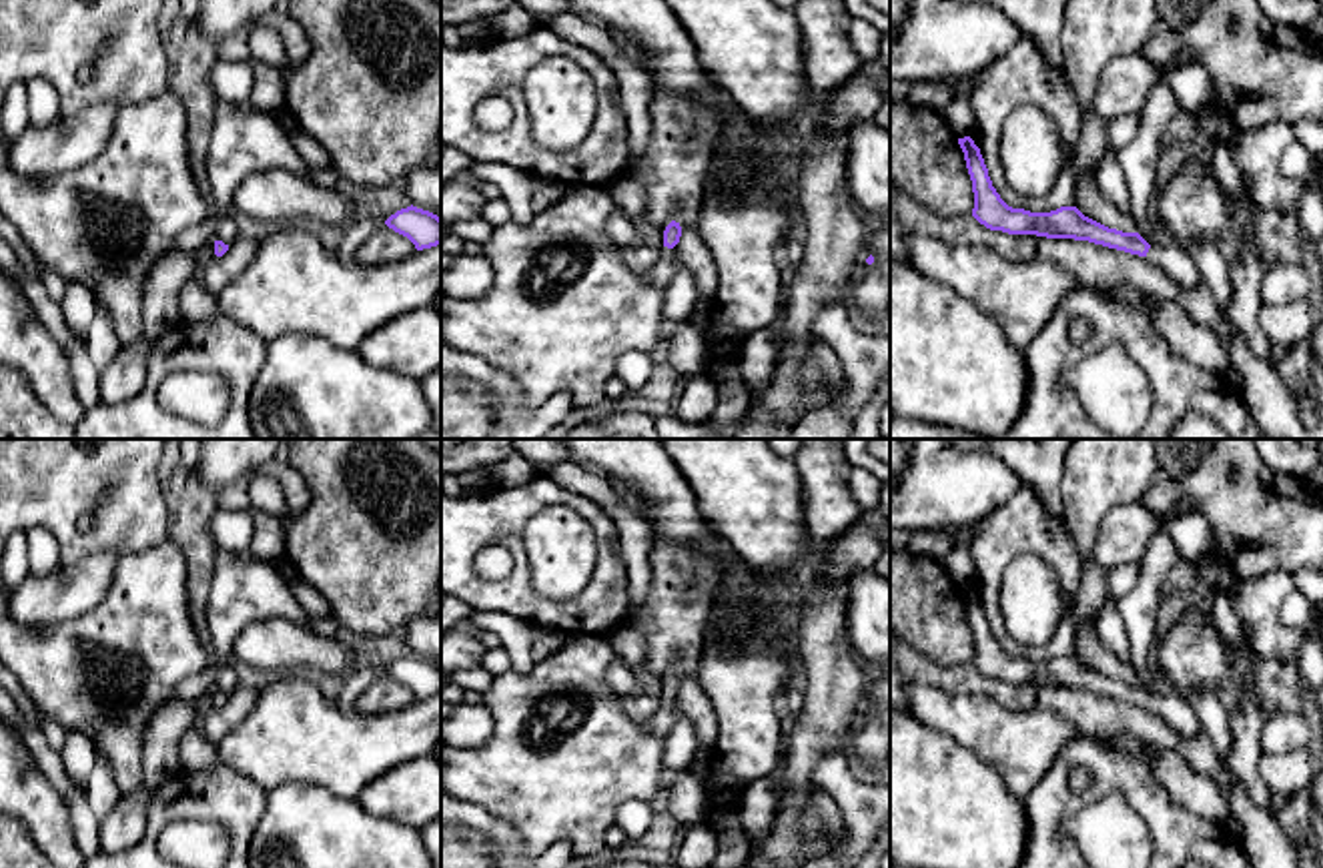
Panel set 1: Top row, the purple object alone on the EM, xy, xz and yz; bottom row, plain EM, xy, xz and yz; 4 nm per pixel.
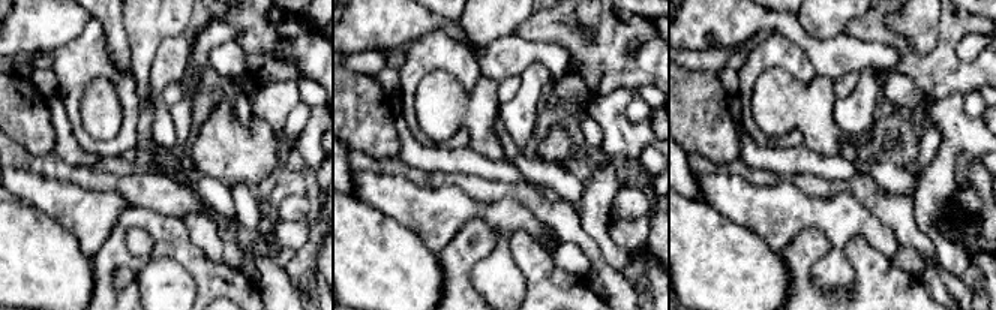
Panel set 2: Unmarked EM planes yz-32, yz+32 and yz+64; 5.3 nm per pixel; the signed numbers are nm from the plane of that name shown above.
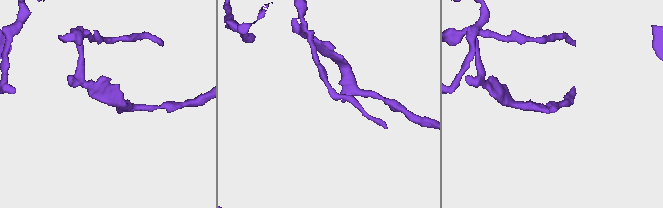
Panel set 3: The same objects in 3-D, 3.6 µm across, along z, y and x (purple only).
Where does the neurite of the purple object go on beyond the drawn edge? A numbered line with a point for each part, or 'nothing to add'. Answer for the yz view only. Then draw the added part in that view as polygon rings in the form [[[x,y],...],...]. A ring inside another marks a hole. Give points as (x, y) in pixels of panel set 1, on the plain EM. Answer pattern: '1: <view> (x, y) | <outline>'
1: yz (1177, 712) | [[[1151,696],[1147,706],[1155,710],[1183,738],[1193,738],[1203,732],[1195,710],[1179,696]]]

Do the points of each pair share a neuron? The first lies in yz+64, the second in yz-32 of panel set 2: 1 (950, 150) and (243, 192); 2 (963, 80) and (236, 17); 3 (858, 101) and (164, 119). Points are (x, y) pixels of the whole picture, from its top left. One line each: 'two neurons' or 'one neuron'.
1: two neurons
2: one neuron
3: two neurons

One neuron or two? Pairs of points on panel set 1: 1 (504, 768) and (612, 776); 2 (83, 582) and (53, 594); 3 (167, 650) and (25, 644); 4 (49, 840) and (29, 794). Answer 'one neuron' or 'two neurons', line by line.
1: one neuron
2: one neuron
3: one neuron
4: one neuron

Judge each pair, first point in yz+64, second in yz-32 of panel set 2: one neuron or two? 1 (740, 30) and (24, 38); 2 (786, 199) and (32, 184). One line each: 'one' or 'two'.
1: one
2: one

